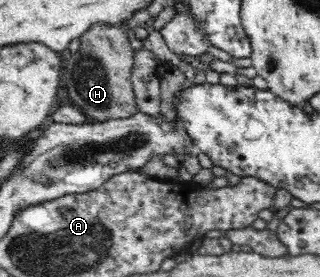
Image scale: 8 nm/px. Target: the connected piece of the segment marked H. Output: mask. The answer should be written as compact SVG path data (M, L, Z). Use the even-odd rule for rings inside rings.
M92 25L92 29L88 29L88 33L84 33L82 37L80 37L80 47L77 51L72 53L71 57L67 60L64 60L64 81L66 81L66 89L68 89L68 97L80 107L82 113L88 116L93 121L97 122L106 122L112 121L116 119L130 119L130 117L134 117L134 114L138 112L138 108L136 107L136 102L134 99L134 90L131 82L131 73L133 69L133 59L135 50L132 48L132 44L130 43L130 39L128 37L127 31L122 29L118 29L118 27L114 27L114 25Z

